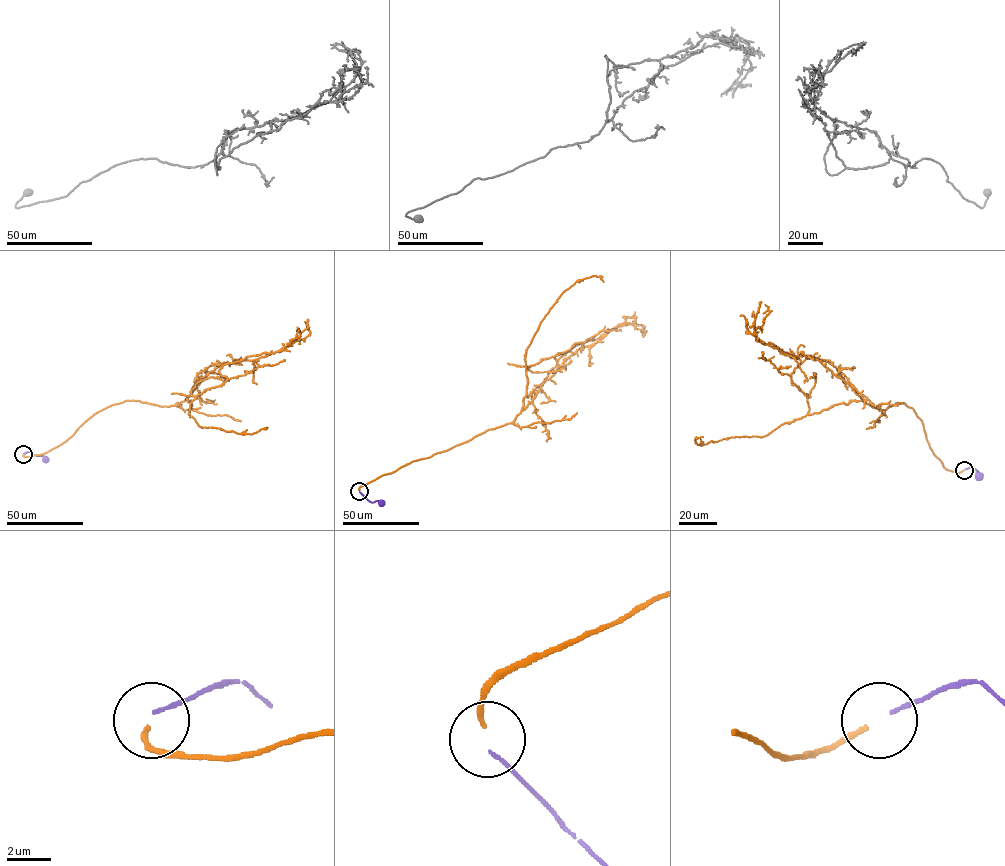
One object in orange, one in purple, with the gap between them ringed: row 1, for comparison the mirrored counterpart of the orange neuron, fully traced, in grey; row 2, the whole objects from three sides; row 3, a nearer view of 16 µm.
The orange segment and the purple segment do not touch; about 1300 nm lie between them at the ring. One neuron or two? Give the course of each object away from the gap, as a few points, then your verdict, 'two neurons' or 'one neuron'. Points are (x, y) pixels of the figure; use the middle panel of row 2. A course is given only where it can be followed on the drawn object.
orange runs (359, 490), (412, 461), (511, 423), (568, 358), (618, 325), (628, 323), (646, 332), (640, 332); purple runs (359, 492), (372, 502), (378, 501), (382, 504); two neurons

